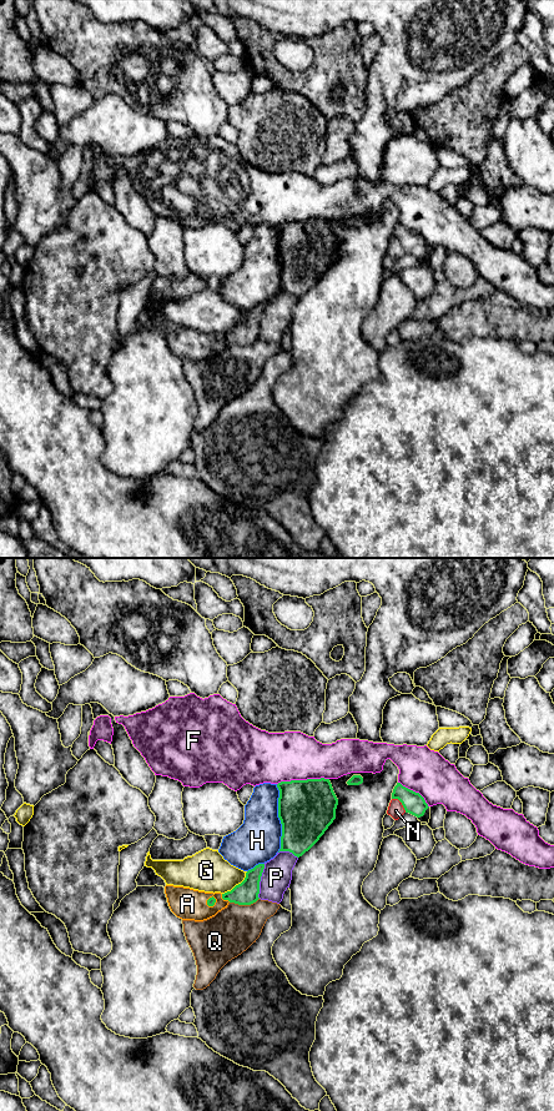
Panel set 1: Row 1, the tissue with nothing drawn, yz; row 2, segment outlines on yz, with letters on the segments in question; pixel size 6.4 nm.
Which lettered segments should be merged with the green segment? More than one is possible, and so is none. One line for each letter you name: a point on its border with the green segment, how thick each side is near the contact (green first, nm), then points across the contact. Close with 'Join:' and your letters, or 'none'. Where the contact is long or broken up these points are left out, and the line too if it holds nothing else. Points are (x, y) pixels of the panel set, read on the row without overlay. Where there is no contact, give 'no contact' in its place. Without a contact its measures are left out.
A: yz (225, 340) | 150/200 nm | across yz (246, 333), (225, 340), (212, 347), (187, 345)
N: yz (401, 242) | 140/100 nm | across yz (413, 244), (401, 242), (396, 251)
Join: A, N

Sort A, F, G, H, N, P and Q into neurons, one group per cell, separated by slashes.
A N / F / G / H / P / Q

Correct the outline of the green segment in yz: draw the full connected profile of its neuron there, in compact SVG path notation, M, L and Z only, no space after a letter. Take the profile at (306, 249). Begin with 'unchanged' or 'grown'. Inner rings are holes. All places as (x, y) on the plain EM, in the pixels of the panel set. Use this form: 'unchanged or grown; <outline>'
unchanged; M324 218L281 222L277 228L279 231L278 258L282 265L279 292L289 292L299 298L319 281L336 260L338 240L329 220Z

